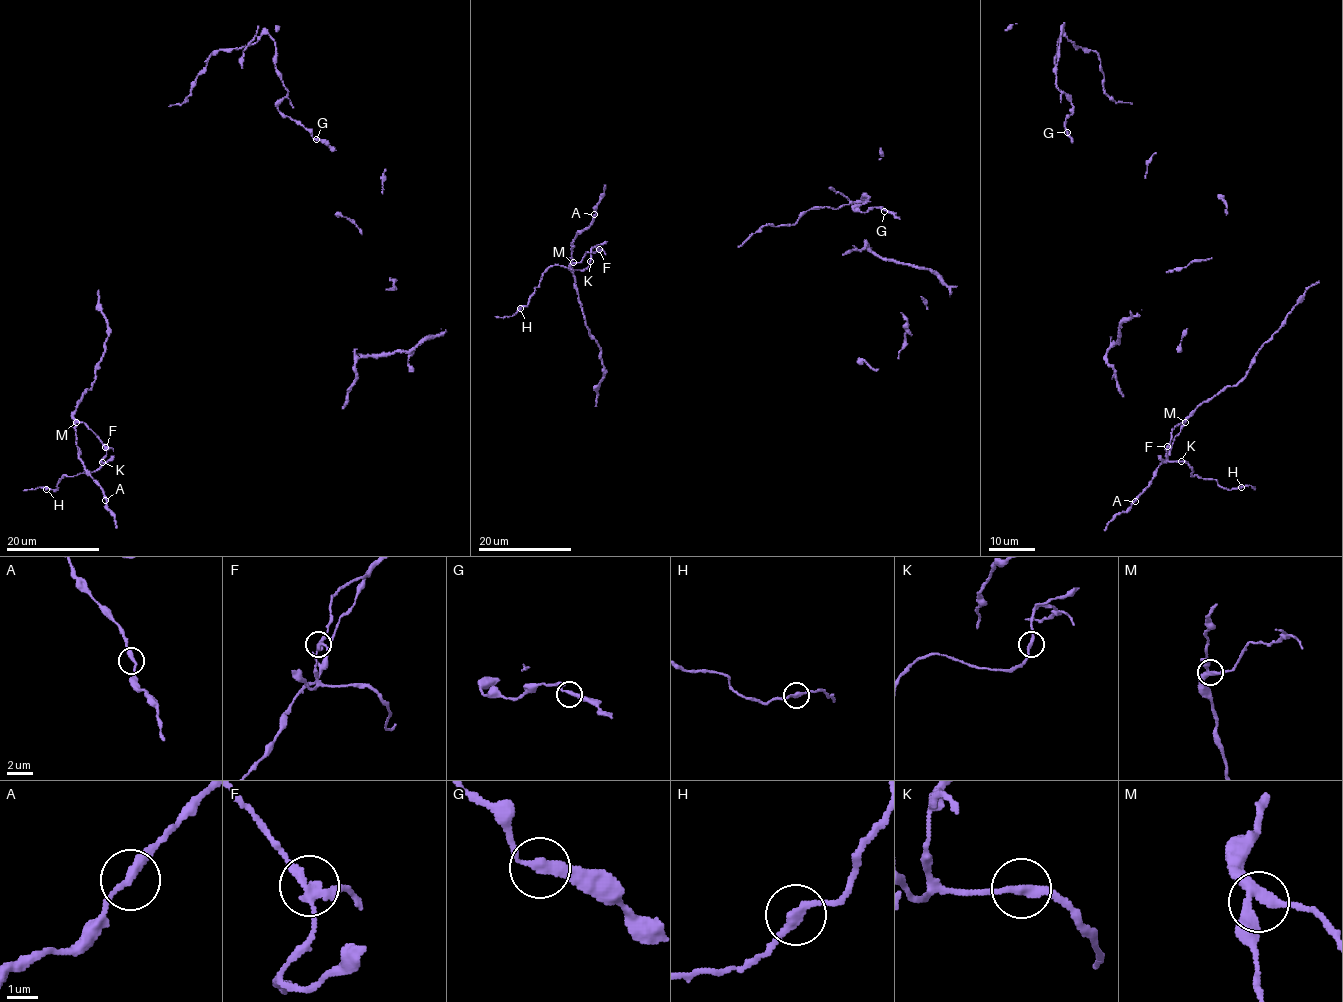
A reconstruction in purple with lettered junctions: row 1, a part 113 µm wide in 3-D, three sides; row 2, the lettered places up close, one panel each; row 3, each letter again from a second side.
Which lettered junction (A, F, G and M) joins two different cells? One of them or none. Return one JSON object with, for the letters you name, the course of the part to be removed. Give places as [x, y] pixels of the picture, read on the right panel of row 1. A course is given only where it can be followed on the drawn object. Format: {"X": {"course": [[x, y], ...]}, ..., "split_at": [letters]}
{"F": {"course": [[1167, 447], [1169, 461], [1185, 462], [1193, 471], [1193, 477], [1211, 478], [1228, 490], [1251, 485], [1254, 490]]}, "split_at": ["F"]}

